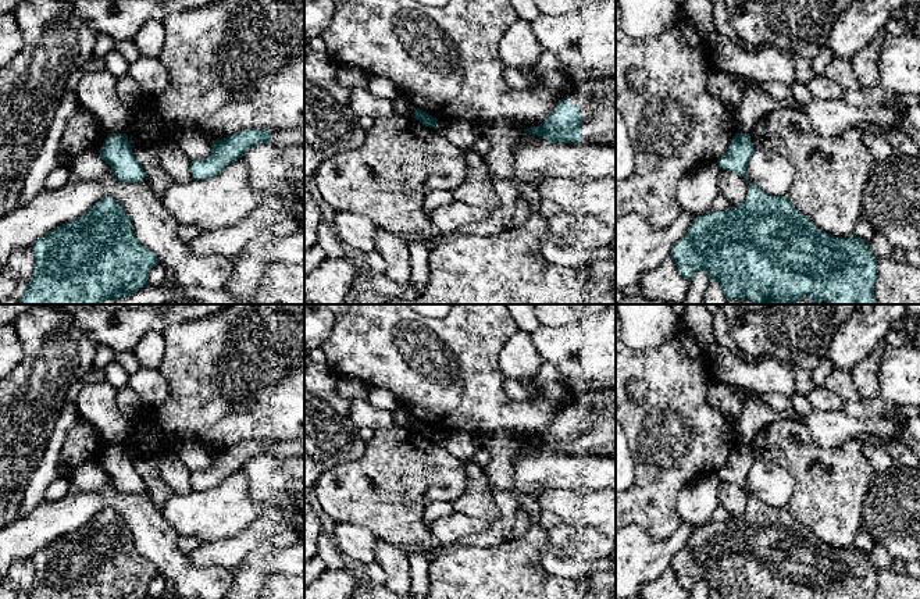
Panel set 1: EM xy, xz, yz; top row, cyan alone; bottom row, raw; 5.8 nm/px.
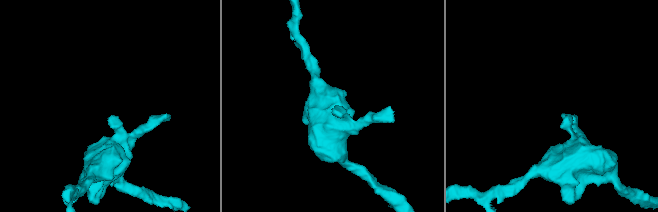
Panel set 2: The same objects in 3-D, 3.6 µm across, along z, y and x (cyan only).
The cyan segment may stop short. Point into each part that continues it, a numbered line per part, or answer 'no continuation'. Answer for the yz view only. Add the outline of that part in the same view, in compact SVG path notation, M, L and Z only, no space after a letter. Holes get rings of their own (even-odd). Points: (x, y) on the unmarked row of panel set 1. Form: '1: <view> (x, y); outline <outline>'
no continuation

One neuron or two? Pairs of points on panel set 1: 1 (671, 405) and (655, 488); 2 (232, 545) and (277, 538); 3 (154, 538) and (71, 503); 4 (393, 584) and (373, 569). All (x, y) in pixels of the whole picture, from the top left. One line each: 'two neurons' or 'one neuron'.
1: one neuron
2: one neuron
3: two neurons
4: two neurons

